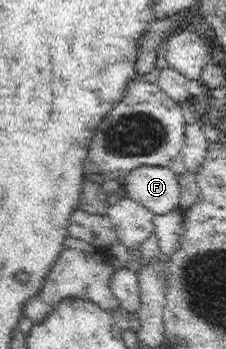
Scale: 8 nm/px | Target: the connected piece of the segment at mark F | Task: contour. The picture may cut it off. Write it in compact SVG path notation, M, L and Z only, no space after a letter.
M139 167L126 183L128 197L148 208L154 216L170 214L181 207L180 181L167 167Z

